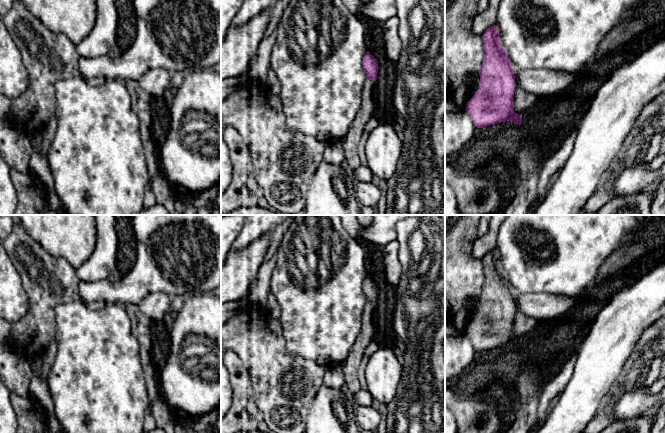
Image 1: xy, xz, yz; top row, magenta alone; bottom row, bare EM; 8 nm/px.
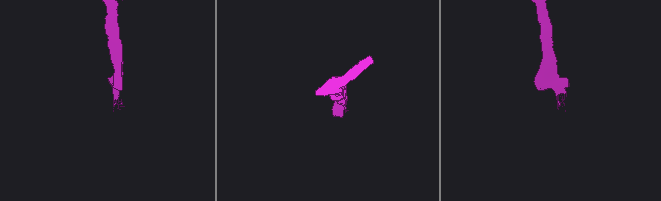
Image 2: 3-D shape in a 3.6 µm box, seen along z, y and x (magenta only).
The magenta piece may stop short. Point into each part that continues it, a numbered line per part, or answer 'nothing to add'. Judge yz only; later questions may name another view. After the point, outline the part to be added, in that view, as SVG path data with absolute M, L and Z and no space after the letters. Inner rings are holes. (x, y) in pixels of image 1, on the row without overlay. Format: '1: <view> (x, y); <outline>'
1: yz (532, 379); M525 364L517 374L516 390L519 397L513 411L514 423L506 433L529 433L537 421L539 401L555 367Z

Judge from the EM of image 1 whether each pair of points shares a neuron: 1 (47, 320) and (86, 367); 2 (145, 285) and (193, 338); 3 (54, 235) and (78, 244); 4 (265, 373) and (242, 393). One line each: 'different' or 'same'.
1: different
2: different
3: same
4: different

